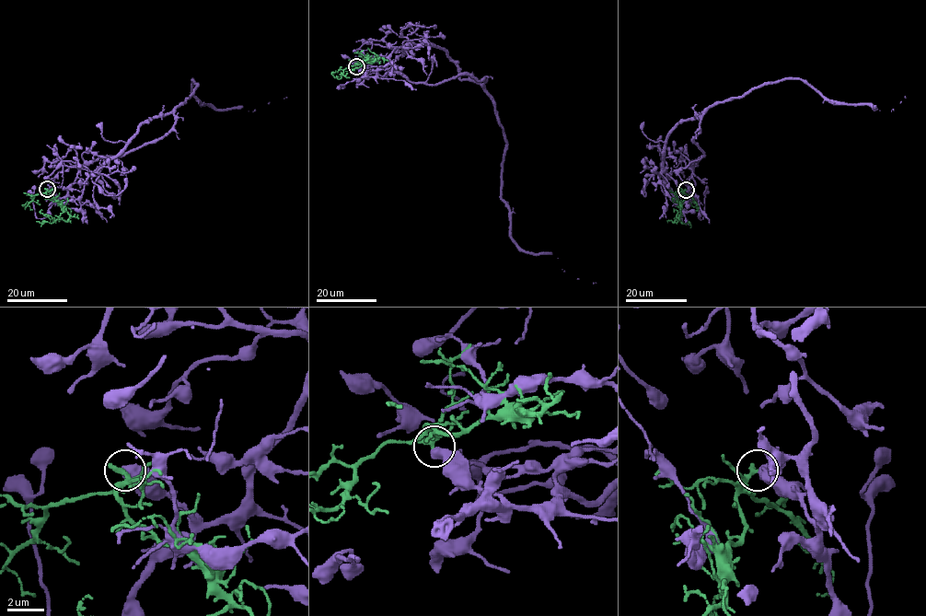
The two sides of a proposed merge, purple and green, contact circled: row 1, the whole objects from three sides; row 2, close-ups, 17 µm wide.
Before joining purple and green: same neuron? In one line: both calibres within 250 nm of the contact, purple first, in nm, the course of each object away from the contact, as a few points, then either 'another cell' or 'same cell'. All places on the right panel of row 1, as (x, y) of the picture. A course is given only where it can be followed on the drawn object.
600/240 nm | purple via (687, 190), (696, 199), (692, 164), (704, 155), (694, 138), (717, 103), (785, 79), (880, 110), (905, 96) | green via (686, 190), (678, 218), (685, 224), (690, 222) | another cell

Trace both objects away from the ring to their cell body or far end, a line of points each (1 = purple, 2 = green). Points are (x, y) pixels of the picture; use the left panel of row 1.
1: (47, 189), (63, 197), (81, 168), (161, 139), (192, 80), (201, 104), (217, 110), (286, 97)
2: (47, 189), (47, 195), (64, 212), (52, 223), (36, 221)

